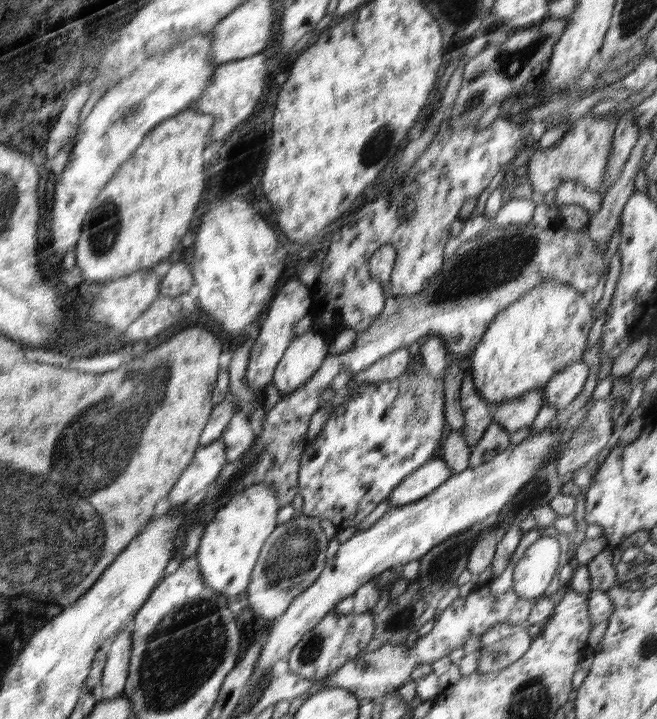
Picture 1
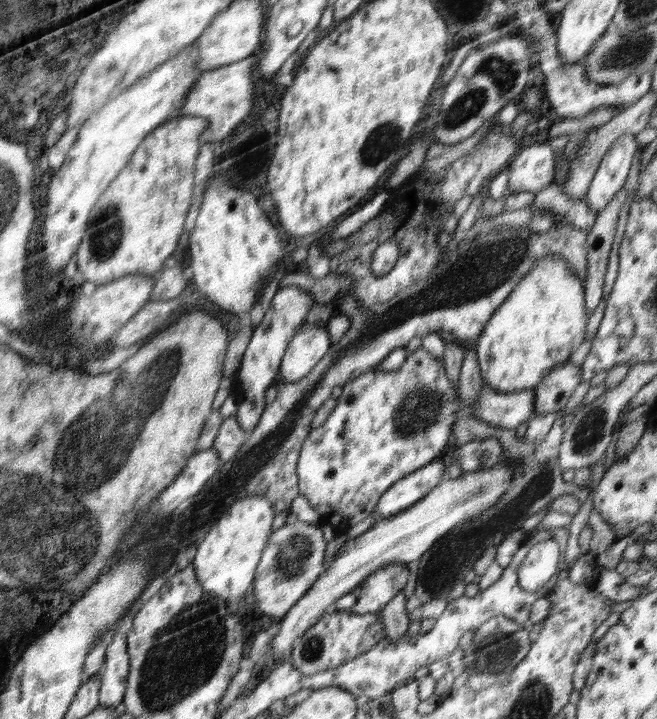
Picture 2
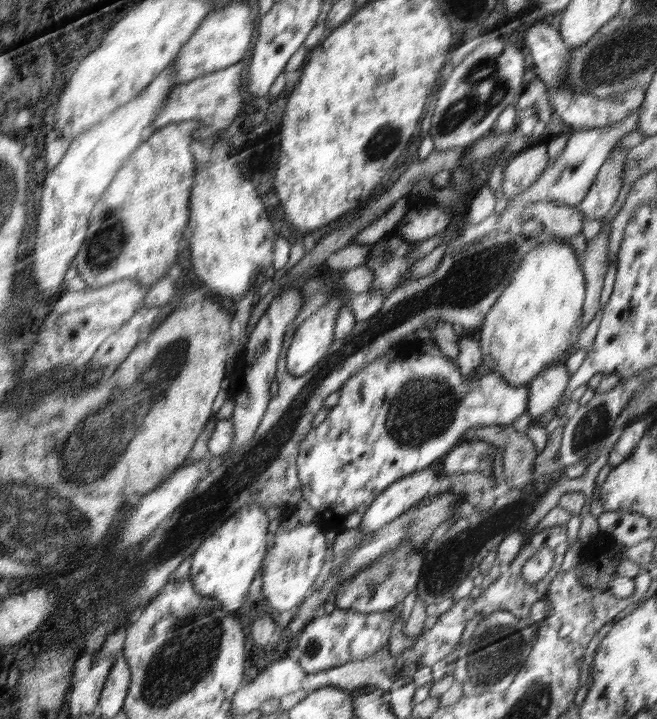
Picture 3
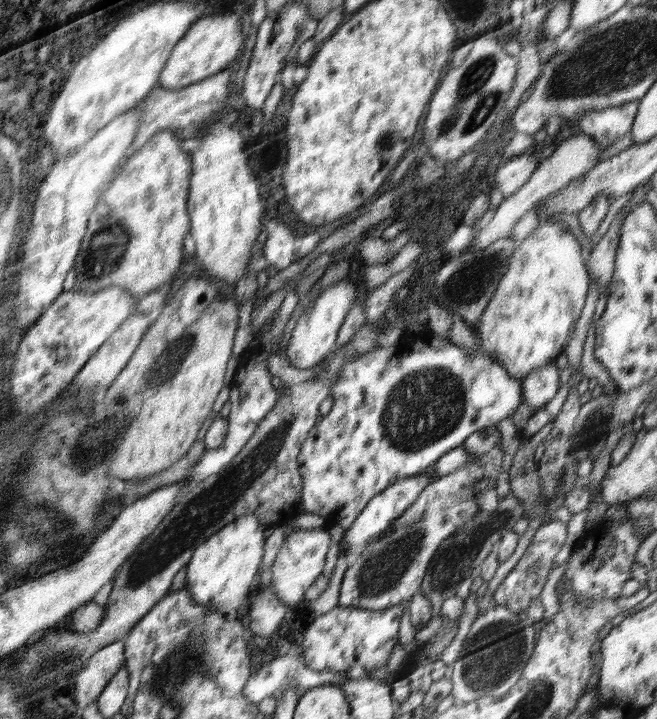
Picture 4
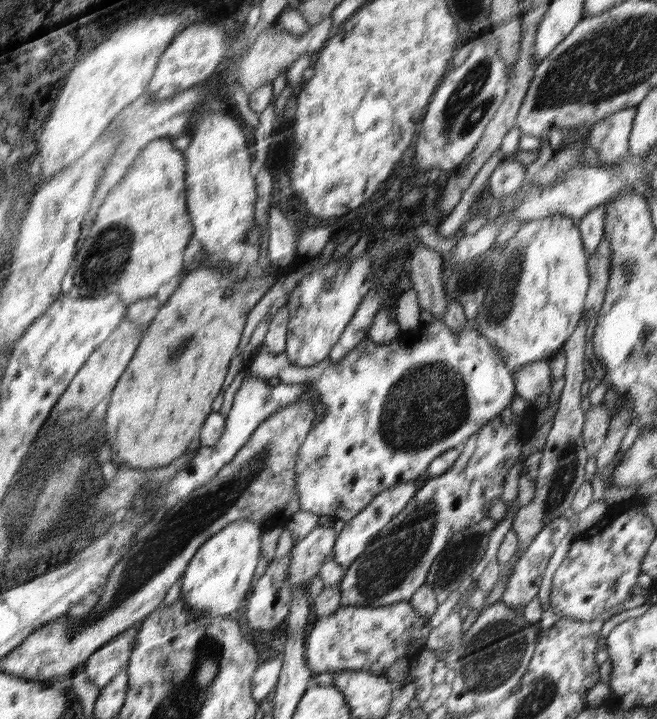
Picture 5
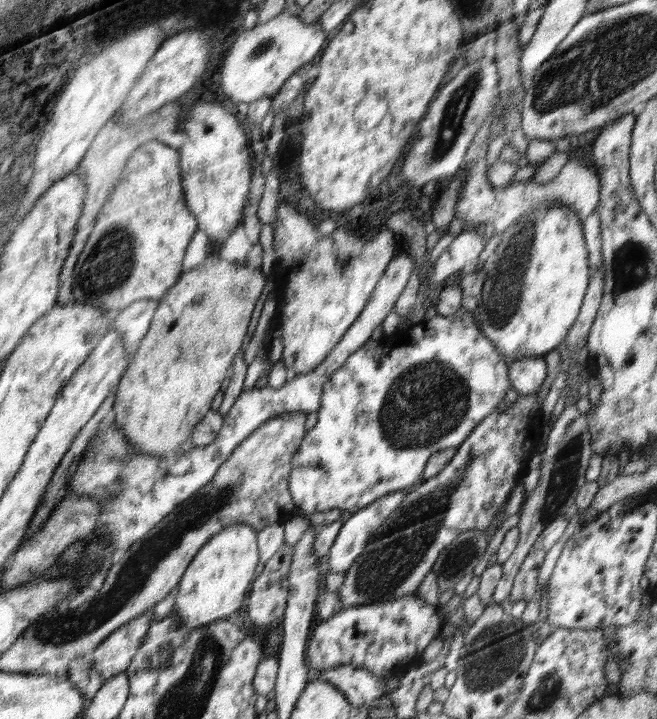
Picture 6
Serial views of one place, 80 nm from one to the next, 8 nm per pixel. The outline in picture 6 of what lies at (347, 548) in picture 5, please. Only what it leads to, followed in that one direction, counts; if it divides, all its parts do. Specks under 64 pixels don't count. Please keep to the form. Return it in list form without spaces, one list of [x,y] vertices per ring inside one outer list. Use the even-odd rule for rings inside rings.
[[[404,489],[381,496],[372,504],[355,512],[344,522],[343,528],[329,552],[330,572],[346,574],[346,571],[352,567],[364,547],[369,543],[371,534],[380,528],[391,512],[401,506],[408,491]]]

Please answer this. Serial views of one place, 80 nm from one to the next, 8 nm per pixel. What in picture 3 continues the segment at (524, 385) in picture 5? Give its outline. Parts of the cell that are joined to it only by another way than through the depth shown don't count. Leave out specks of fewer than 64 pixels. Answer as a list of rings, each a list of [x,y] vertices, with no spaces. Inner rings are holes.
[[[565,364],[545,369],[526,386],[529,390],[528,408],[532,419],[542,416],[560,402],[571,375]]]

